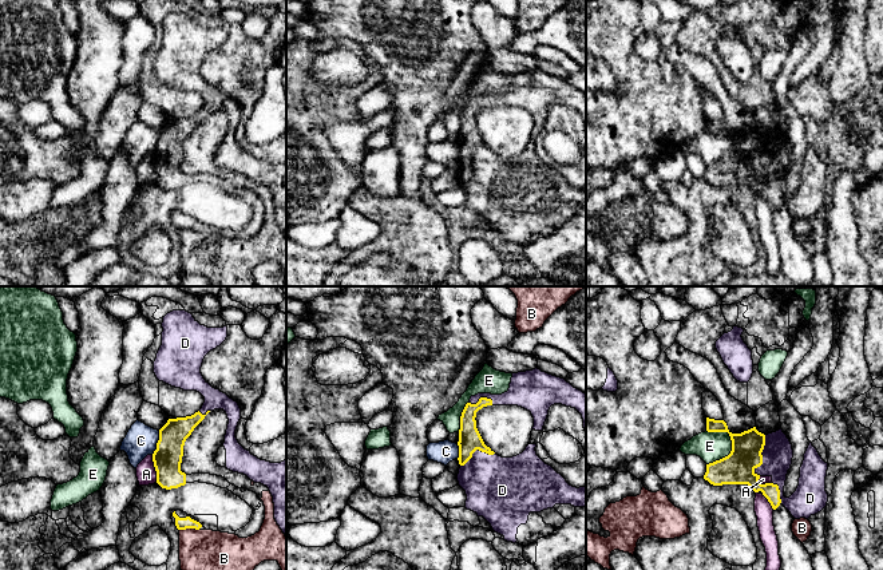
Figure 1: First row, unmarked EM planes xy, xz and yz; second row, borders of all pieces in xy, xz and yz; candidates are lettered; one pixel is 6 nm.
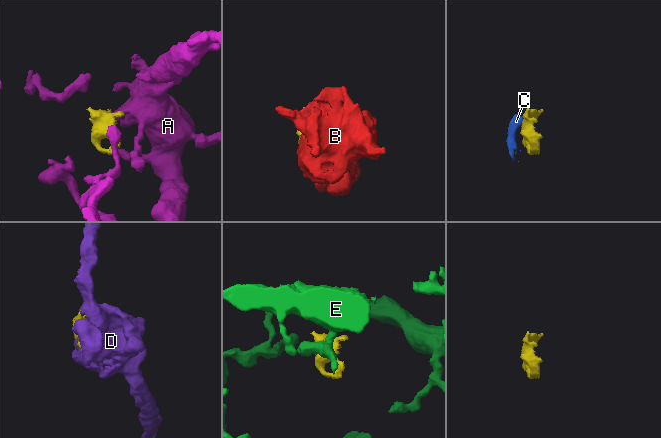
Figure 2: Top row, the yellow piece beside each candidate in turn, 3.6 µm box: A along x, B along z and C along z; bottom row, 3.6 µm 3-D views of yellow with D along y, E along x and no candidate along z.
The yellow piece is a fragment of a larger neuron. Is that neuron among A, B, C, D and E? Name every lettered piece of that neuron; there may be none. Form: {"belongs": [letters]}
{"belongs": ["D"]}

